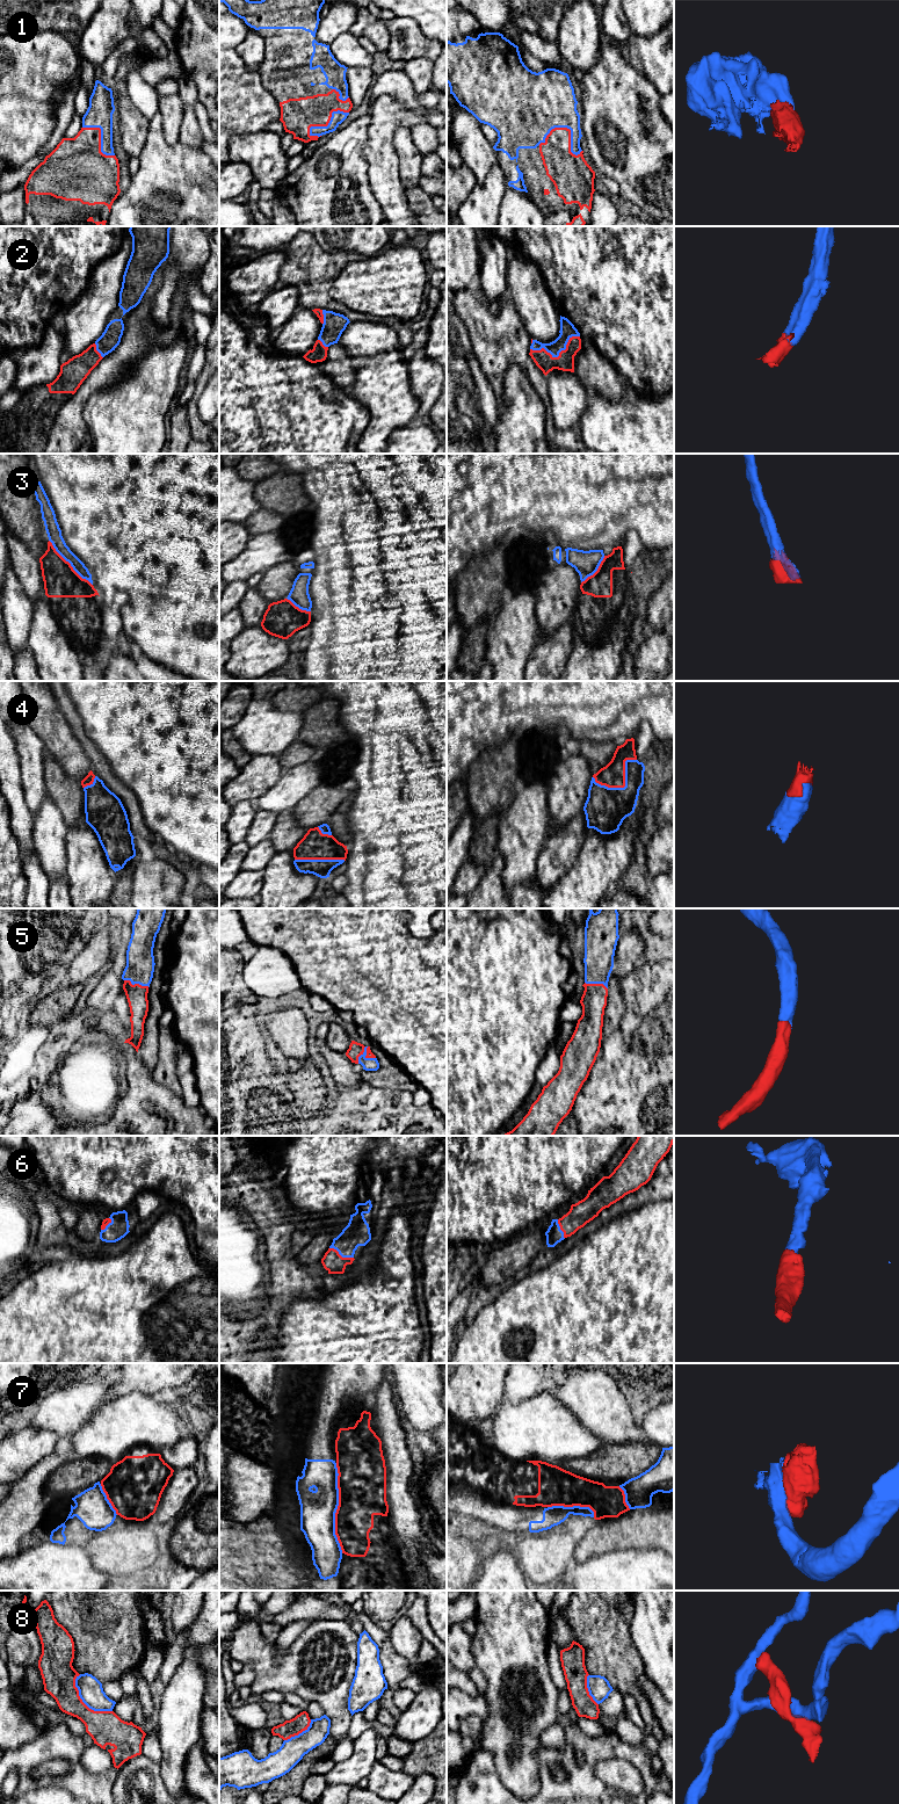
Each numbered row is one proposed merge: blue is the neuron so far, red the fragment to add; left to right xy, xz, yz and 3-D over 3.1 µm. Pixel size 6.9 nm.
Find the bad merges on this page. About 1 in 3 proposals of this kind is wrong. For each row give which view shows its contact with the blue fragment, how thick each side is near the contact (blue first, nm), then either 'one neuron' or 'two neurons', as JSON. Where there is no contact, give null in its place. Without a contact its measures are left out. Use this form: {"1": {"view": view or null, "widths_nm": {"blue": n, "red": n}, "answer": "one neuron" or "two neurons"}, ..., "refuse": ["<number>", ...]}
{"1": {"view": "yz", "widths_nm": {"blue": 400, "red": 220}, "answer": "one neuron"}, "2": {"view": "yz", "widths_nm": {"blue": 110, "red": 120}, "answer": "one neuron"}, "3": {"view": "xy", "widths_nm": {"blue": 100, "red": 240}, "answer": "two neurons"}, "4": {"view": "yz", "widths_nm": {"blue": 280, "red": 170}, "answer": "one neuron"}, "5": {"view": "xy", "widths_nm": {"blue": 200, "red": 140}, "answer": "one neuron"}, "6": {"view": "xz", "widths_nm": {"blue": 180, "red": 140}, "answer": "one neuron"}, "7": {"view": "xz", "widths_nm": {"blue": 240, "red": 340}, "answer": "two neurons"}, "8": {"view": "xy", "widths_nm": {"blue": 170, "red": 240}, "answer": "two neurons"}, "refuse": ["3", "7", "8"]}

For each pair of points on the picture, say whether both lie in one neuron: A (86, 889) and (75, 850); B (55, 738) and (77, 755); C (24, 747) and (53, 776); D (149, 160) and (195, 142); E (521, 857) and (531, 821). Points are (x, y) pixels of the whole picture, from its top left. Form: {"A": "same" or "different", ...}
{"A": "same", "B": "same", "C": "different", "D": "different", "E": "same"}

